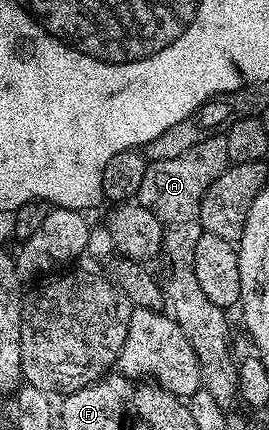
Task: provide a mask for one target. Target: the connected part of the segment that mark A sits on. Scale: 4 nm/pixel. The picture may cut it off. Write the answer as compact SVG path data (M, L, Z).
M226 137L205 138L200 144L188 148L184 156L175 156L173 160L150 162L144 172L144 184L140 184L140 192L137 196L137 201L153 212L162 225L161 257L166 258L167 270L166 282L164 278L164 298L168 303L169 313L176 320L176 324L180 324L184 336L188 336L188 344L192 344L192 352L196 352L203 387L208 392L212 392L216 404L220 404L220 408L227 412L233 411L234 402L239 401L238 362L230 355L230 322L226 319L227 311L221 306L212 304L212 300L208 300L207 294L200 289L200 283L196 280L194 257L196 240L200 240L200 236L204 233L200 224L200 200L204 200L204 192L208 192L212 183L231 165Z

